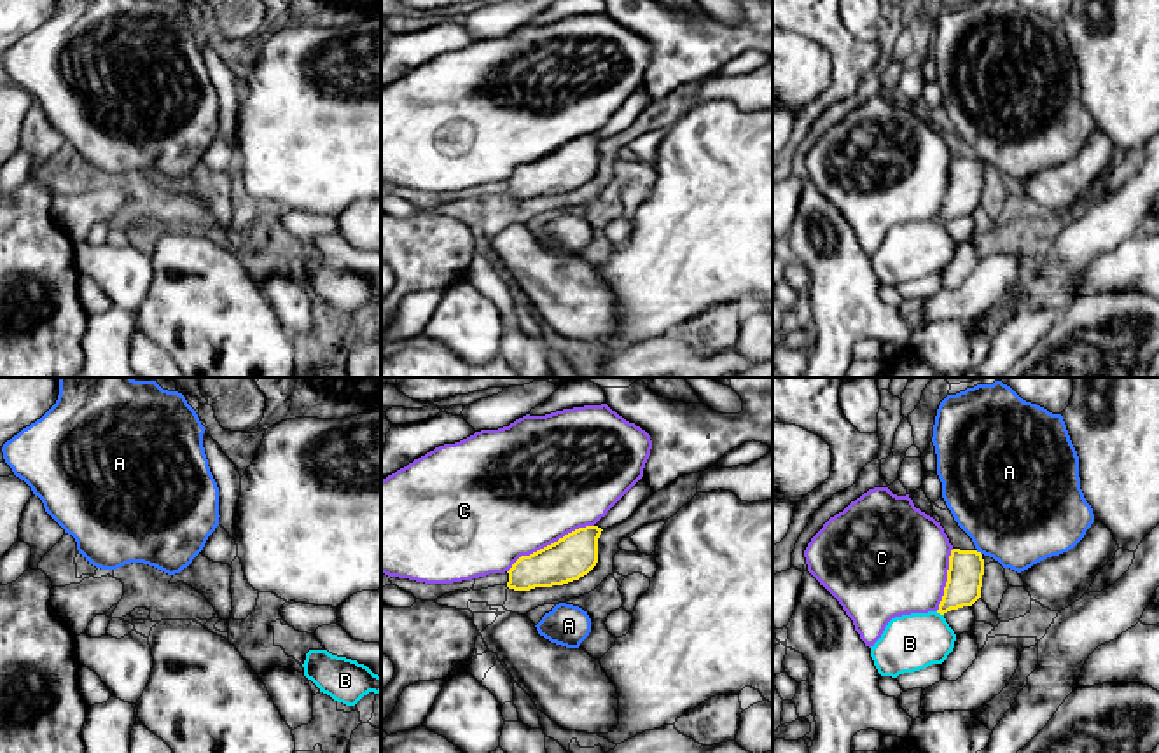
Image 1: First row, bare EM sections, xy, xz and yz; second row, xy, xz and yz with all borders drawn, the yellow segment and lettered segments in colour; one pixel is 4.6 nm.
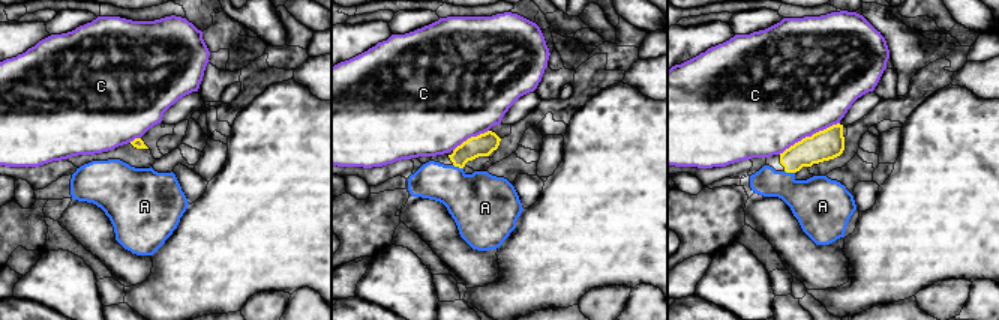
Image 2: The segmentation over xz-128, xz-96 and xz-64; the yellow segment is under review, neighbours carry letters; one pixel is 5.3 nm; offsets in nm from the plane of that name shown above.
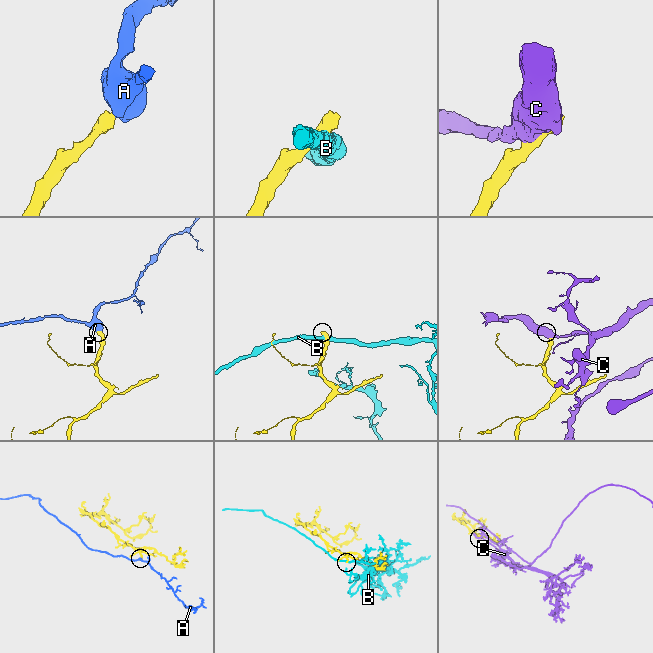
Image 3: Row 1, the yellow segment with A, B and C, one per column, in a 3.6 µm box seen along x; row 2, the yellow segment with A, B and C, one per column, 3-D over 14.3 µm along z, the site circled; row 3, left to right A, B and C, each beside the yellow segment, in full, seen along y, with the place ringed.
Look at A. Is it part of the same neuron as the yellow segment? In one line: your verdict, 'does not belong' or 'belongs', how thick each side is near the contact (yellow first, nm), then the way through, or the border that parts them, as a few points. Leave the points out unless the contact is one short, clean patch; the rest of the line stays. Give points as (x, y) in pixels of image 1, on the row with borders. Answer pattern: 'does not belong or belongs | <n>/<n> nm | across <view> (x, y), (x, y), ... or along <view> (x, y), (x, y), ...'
belongs | 160/480 nm | across yz (965, 572), (979, 552), (1014, 511)

